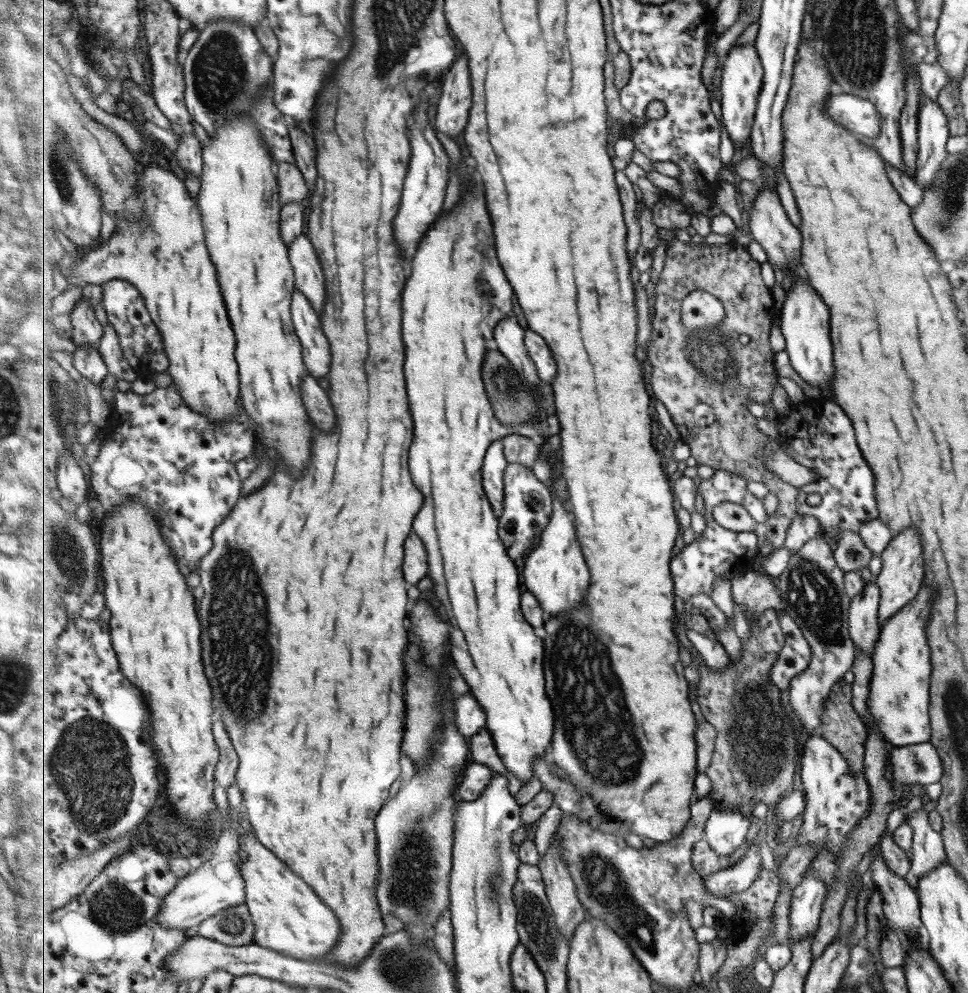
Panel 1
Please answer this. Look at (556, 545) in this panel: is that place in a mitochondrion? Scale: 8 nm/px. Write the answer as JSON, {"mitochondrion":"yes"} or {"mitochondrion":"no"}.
{"mitochondrion":"no"}

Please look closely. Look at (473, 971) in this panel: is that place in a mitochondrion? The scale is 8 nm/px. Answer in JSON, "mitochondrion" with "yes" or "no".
{"mitochondrion":"no"}

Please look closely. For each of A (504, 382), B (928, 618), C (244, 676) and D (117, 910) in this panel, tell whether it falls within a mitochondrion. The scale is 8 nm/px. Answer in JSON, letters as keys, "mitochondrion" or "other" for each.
{"A":"mitochondrion","B":"other","C":"mitochondrion","D":"mitochondrion"}

